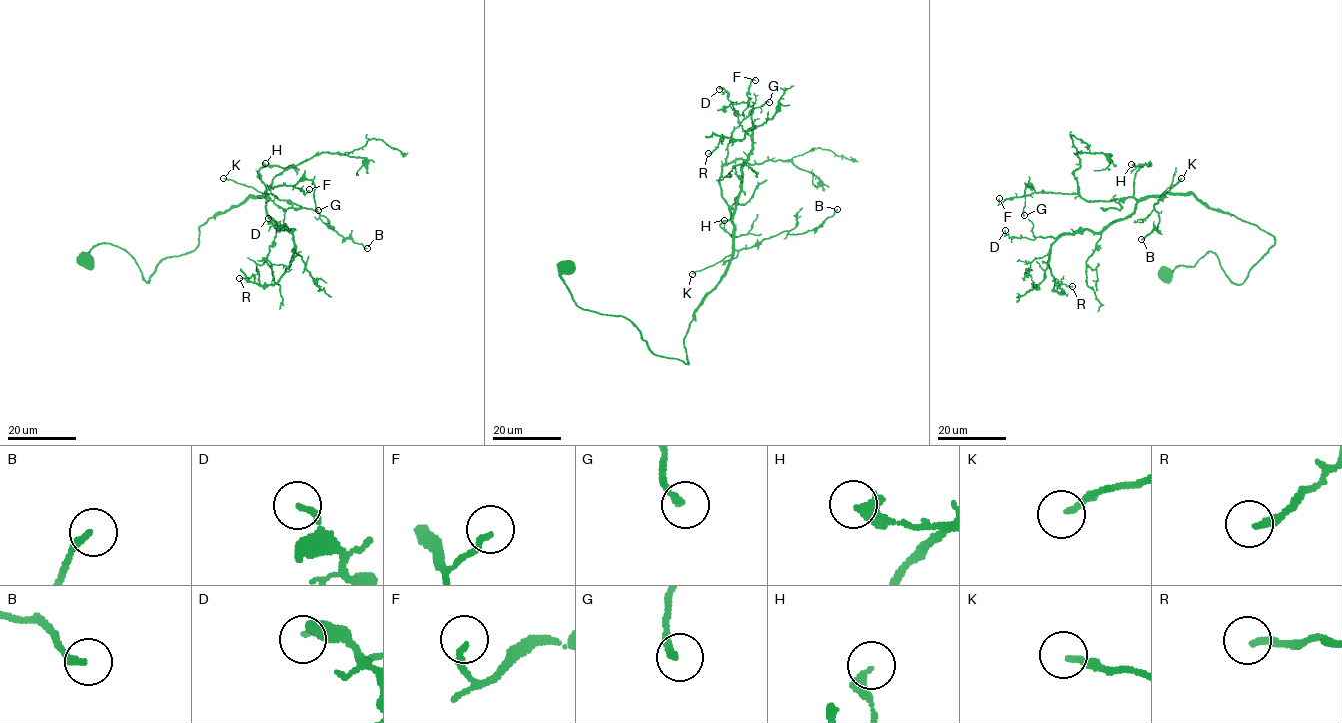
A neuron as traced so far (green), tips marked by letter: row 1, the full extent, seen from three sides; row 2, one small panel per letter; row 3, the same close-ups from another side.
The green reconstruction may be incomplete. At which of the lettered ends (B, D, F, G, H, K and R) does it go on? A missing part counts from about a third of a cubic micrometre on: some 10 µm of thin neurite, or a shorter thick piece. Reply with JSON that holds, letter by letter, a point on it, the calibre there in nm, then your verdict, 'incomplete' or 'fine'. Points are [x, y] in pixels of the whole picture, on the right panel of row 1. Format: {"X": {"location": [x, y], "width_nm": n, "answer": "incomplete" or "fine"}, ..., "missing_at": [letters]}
{"B": {"location": [1141, 239], "width_nm": 200, "answer": "incomplete"}, "D": {"location": [1005, 230], "width_nm": 180, "answer": "fine"}, "F": {"location": [999, 198], "width_nm": 180, "answer": "fine"}, "G": {"location": [1024, 215], "width_nm": 220, "answer": "fine"}, "H": {"location": [1131, 164], "width_nm": 400, "answer": "fine"}, "K": {"location": [1181, 178], "width_nm": 200, "answer": "incomplete"}, "R": {"location": [1072, 286], "width_nm": 220, "answer": "incomplete"}, "missing_at": ["B", "K", "R"]}

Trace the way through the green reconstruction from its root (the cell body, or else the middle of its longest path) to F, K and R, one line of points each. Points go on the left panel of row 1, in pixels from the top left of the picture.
F: (86, 260), (111, 243), (148, 283), (164, 259), (193, 251), (214, 215), (275, 186), (309, 189)
K: (86, 260), (81, 253), (111, 243), (148, 283), (164, 259), (195, 248), (210, 217), (263, 195), (223, 178)
R: (86, 260), (111, 243), (148, 283), (210, 217), (267, 196), (292, 230), (291, 264), (273, 284), (239, 278)

